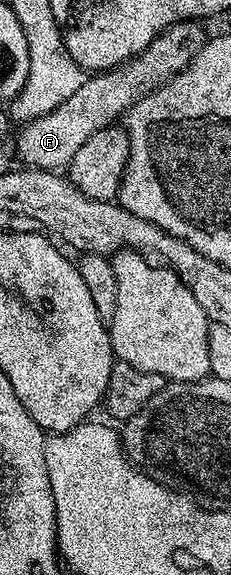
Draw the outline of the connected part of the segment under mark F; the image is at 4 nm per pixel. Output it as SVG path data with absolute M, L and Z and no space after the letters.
M199 21L176 22L158 35L149 46L110 70L96 72L58 108L31 119L16 134L16 153L21 163L34 170L63 171L74 160L74 152L102 128L113 125L139 98L151 95L192 63L206 41Z

